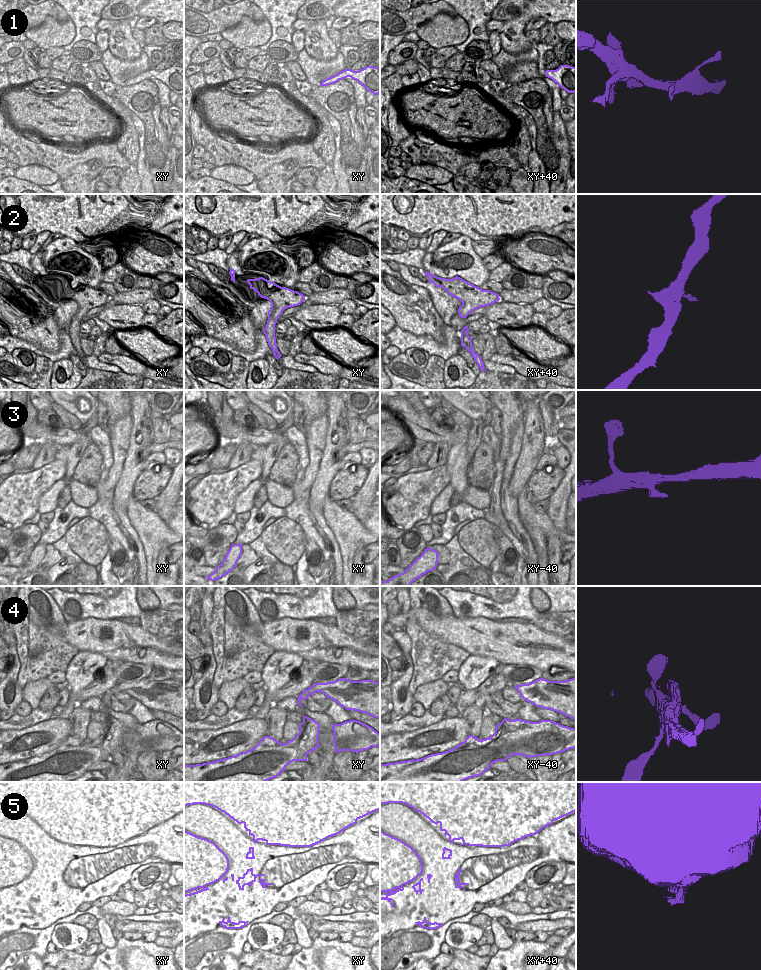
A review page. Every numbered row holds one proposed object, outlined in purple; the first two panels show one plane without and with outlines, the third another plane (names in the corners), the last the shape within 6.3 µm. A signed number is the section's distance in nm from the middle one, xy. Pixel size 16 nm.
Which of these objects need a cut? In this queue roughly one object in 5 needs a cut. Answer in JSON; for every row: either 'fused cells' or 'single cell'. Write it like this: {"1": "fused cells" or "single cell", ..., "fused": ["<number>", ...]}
{"1": "single cell", "2": "single cell", "3": "single cell", "4": "single cell", "5": "single cell", "fused": []}

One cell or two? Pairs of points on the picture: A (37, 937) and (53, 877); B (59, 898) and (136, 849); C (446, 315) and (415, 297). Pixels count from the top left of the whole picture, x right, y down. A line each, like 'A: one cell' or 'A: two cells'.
A: two cells
B: one cell
C: two cells

